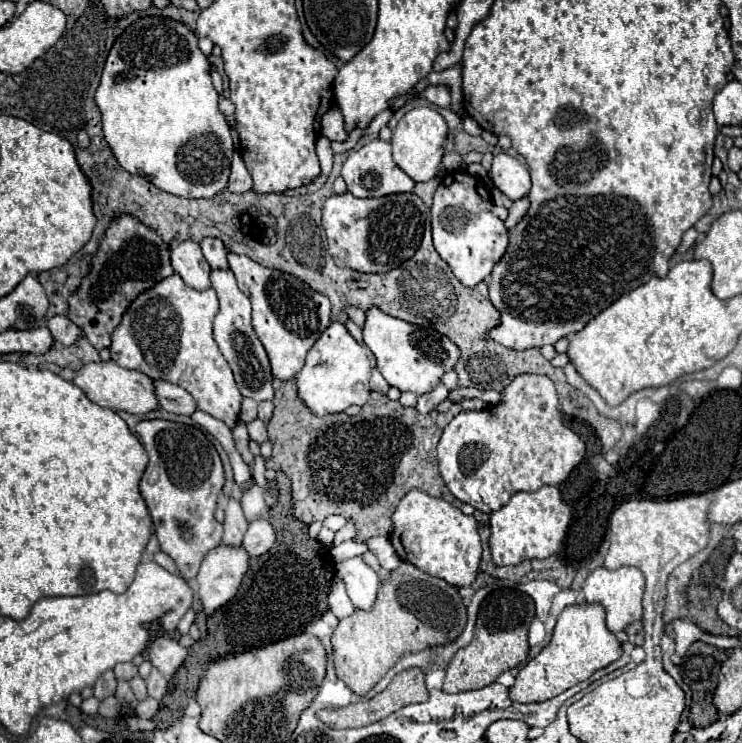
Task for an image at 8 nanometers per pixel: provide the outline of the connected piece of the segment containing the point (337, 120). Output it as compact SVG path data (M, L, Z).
M332 108L332 110L328 110L322 116L322 130L320 130L320 134L330 138L330 140L346 140L348 132L344 130L342 114L340 114L338 108Z

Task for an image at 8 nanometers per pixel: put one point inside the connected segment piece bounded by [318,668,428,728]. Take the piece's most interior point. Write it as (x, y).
(408, 687)

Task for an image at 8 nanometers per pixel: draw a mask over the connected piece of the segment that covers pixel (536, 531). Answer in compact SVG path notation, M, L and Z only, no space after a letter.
M542 486L536 492L514 494L504 508L490 514L490 548L494 562L498 566L508 566L556 554L564 544L571 519L571 508L560 498L556 486Z

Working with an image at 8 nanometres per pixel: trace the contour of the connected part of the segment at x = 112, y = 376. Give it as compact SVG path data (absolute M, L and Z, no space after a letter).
M114 360L108 362L94 362L94 364L84 364L78 372L78 376L74 378L74 384L78 384L84 394L98 406L110 408L114 412L126 410L130 414L148 414L156 408L160 408L158 398L154 394L154 382L152 378L148 378L146 374L138 372L138 370L128 370L118 366Z

